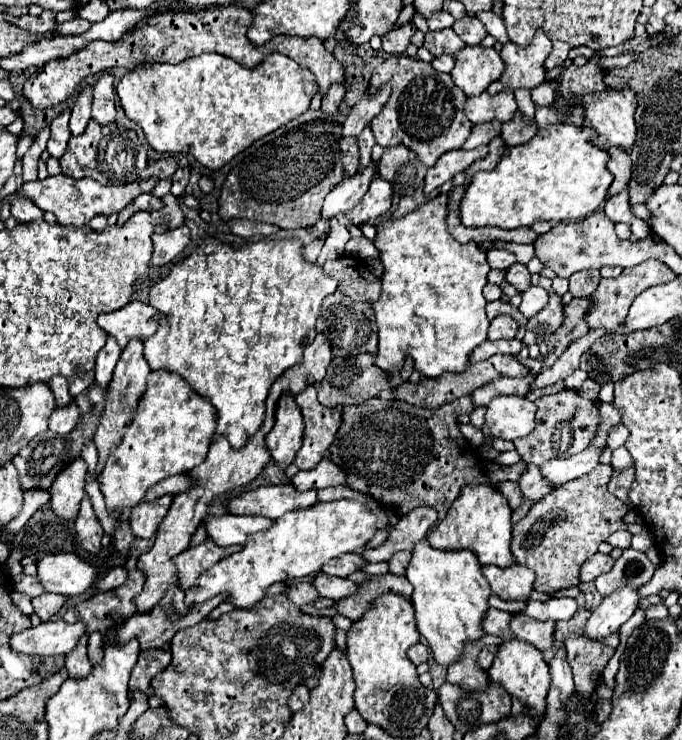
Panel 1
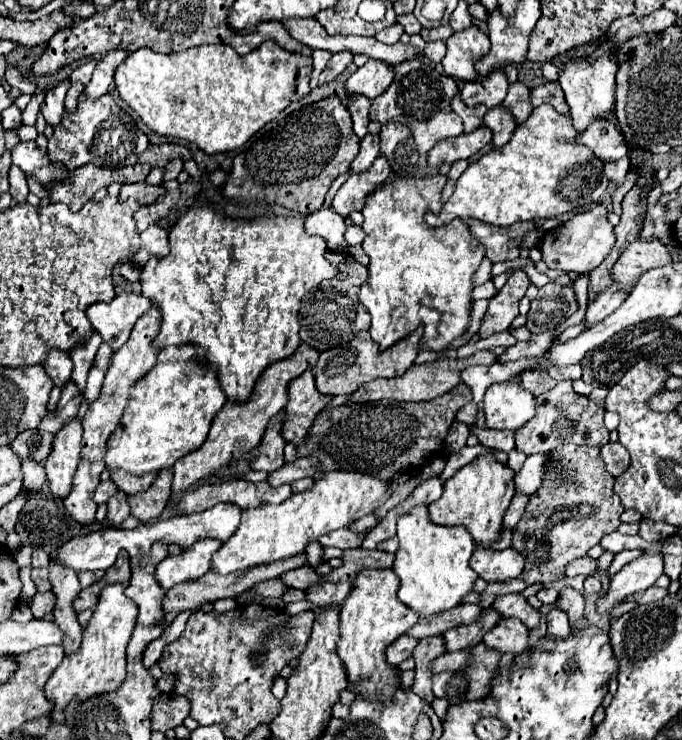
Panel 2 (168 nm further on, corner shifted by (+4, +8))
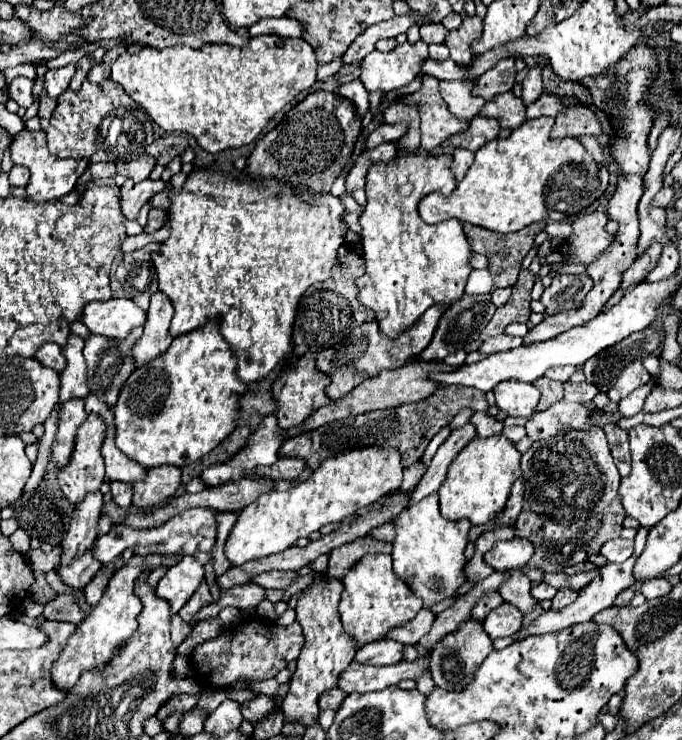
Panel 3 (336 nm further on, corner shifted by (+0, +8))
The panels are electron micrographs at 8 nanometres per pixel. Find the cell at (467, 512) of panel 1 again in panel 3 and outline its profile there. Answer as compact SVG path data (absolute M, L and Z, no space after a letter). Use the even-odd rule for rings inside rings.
M503 435L471 439L453 459L447 471L449 475L439 487L441 515L449 521L467 517L473 525L487 523L493 515L497 515L505 507L511 485L515 483L515 479L521 477L519 461L521 461L521 453Z

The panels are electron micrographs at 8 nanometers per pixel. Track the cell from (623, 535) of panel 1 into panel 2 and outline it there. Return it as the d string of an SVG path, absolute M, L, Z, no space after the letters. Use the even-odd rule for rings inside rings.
M613 531L613 533L609 533L601 539L601 547L611 551L611 553L619 553L619 551L625 551L625 549L647 551L647 547L651 547L651 545L653 543L641 539L639 535L621 535L619 531Z

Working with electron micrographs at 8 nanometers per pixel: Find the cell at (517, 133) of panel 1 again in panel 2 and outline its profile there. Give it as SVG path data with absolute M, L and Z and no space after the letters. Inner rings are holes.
M519 81L509 85L509 93L507 93L505 101L501 103L501 107L511 111L511 115L517 121L517 125L525 123L529 119L531 111L533 111L533 107L529 103L529 89L523 83L519 83Z

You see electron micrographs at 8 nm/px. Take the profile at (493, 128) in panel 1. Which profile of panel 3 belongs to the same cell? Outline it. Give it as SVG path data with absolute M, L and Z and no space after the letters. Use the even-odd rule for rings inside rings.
M439 81L441 97L449 105L449 111L459 119L471 121L485 105L485 99L479 99L471 93L473 85L475 81Z

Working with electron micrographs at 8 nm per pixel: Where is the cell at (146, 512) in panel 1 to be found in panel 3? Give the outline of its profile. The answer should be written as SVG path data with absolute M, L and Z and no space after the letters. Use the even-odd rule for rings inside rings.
M163 465L163 467L151 467L147 469L147 479L133 483L133 505L139 509L157 507L163 501L171 499L181 483L181 469Z

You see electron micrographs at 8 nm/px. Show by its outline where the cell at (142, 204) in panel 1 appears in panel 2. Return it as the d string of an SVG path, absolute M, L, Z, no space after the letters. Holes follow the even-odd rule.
M131 183L131 185L123 185L121 193L119 193L119 201L125 201L129 197L135 197L139 201L139 205L149 205L153 203L159 195L163 193L161 185L149 185L149 183Z

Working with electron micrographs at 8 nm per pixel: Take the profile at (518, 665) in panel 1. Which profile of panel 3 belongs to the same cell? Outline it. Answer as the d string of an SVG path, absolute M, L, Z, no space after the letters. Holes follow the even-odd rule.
M501 603L495 611L491 611L491 615L487 615L483 627L491 639L509 637L521 629L521 619L523 613L515 605Z

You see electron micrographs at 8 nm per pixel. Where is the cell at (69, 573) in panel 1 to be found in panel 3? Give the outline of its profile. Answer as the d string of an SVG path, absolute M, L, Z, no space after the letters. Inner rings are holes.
M187 509L181 515L171 517L171 521L163 523L161 527L153 529L131 529L131 527L121 527L113 525L111 531L99 539L95 539L95 557L101 563L111 563L115 557L119 557L125 549L133 549L135 555L149 555L149 553L179 553L183 551L185 555L195 555L197 551L209 553L215 537L217 537L217 527L215 527L215 511L213 509Z

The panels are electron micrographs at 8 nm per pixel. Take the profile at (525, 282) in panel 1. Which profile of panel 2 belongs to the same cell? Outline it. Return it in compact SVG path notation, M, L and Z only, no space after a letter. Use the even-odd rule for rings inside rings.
M515 269L503 289L489 301L489 309L483 317L483 325L479 327L481 337L489 337L499 331L509 331L511 321L519 315L519 301L529 287L529 277L521 269Z

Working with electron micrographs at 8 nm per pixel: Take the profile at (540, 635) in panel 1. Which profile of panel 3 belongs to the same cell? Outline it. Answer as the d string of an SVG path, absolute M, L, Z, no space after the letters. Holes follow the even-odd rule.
M511 569L507 573L509 573L507 583L503 583L503 587L499 587L501 597L507 603L513 603L521 613L531 613L533 607L537 605L537 601L531 597L529 577L521 569Z

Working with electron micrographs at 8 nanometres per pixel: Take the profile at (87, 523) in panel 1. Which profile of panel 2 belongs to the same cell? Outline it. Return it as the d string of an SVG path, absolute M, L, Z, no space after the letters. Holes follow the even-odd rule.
M153 305L149 313L145 313L133 327L131 331L131 337L127 339L127 343L115 351L113 355L113 363L105 375L105 381L103 381L103 389L101 389L101 395L95 403L89 405L87 413L85 413L85 419L83 419L83 449L81 449L81 463L77 467L77 473L73 477L73 489L71 493L67 495L67 499L63 501L67 511L71 513L71 517L83 525L83 527L89 527L95 523L95 511L97 511L97 505L93 501L93 491L95 487L99 485L99 475L105 471L105 445L107 445L107 439L111 437L111 433L115 431L115 427L119 425L119 419L123 415L123 409L127 407L127 401L129 401L129 389L139 381L143 379L143 375L147 375L147 371L151 371L151 367L155 365L157 361L157 349L151 347L151 341L153 337L159 333L159 323L161 323L161 317L159 317L159 309Z

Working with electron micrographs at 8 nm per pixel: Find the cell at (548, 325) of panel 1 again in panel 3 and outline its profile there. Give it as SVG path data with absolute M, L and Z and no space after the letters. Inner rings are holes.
M587 273L553 277L551 285L545 289L541 297L541 303L547 307L547 317L559 311L575 309L591 291L591 287L593 287L593 281Z

